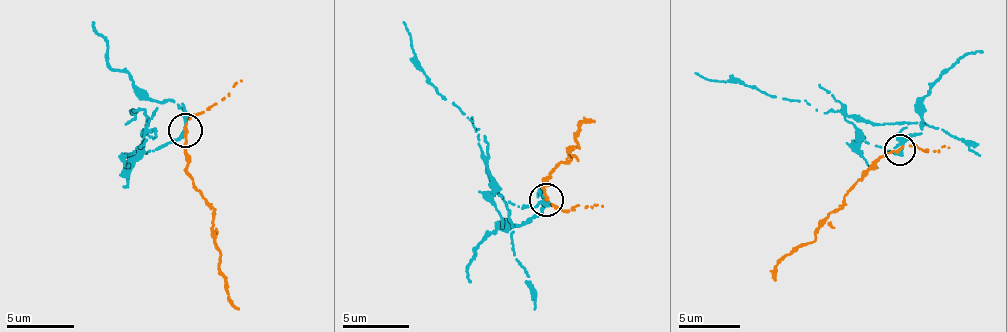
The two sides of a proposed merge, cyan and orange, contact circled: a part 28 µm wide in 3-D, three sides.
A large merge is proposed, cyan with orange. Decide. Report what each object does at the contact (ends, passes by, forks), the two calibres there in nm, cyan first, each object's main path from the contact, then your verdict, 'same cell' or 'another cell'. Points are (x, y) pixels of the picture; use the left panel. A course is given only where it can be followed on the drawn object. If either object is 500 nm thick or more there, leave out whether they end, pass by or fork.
cyan passes by; orange passes by; 320 nm thick on the cyan side, 200 nm on the other; cyan runs (184, 130), (142, 157), (143, 138), (154, 129), (156, 138), (151, 135), (132, 155), (124, 155), (129, 165); orange runs (184, 130), (187, 134), (188, 172), (211, 207), (225, 277), (238, 309); another cell

